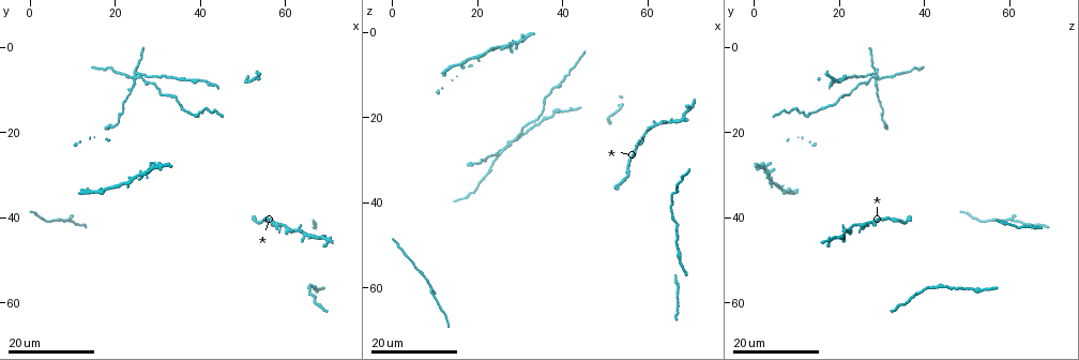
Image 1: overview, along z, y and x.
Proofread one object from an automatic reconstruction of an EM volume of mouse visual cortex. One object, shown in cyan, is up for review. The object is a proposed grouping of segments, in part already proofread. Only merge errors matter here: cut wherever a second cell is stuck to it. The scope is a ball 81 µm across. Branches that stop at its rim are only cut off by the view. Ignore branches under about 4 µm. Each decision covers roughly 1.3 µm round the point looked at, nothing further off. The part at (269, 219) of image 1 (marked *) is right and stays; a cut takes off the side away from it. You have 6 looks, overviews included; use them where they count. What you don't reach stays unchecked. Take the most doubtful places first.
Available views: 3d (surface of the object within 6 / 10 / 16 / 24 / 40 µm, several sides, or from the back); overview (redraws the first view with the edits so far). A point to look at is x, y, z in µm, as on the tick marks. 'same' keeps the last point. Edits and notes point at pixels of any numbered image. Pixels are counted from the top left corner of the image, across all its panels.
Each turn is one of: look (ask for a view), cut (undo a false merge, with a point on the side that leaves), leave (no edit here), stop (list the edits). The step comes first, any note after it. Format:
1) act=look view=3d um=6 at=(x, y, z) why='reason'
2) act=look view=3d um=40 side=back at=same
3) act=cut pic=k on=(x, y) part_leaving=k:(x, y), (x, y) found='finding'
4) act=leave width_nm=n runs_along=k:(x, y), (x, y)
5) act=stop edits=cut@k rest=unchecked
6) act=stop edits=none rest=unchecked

act=look view=3d um=16 at=(24.0, 6.0, 29.0) why='looks like a crossing'

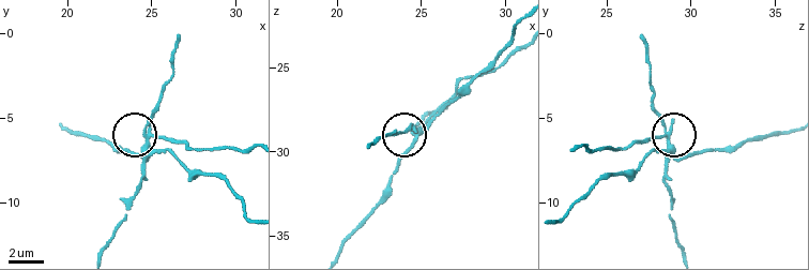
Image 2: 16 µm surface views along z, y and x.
act=look view=3d um=6 at=(24.8, 6.5, 28.8)

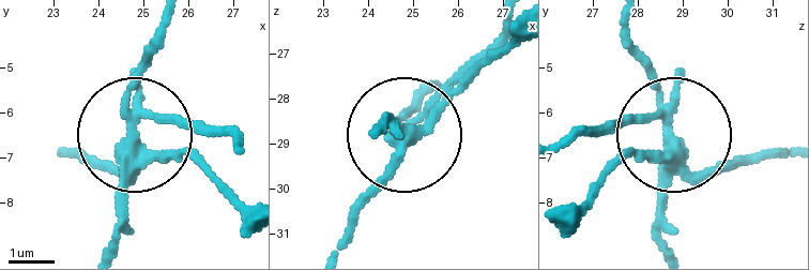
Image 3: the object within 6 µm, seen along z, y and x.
act=cut pic=3 on=(144, 99) side_arm_um=38 arms=5 found='two cells meet here'

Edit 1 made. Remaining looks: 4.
act=look view=overview

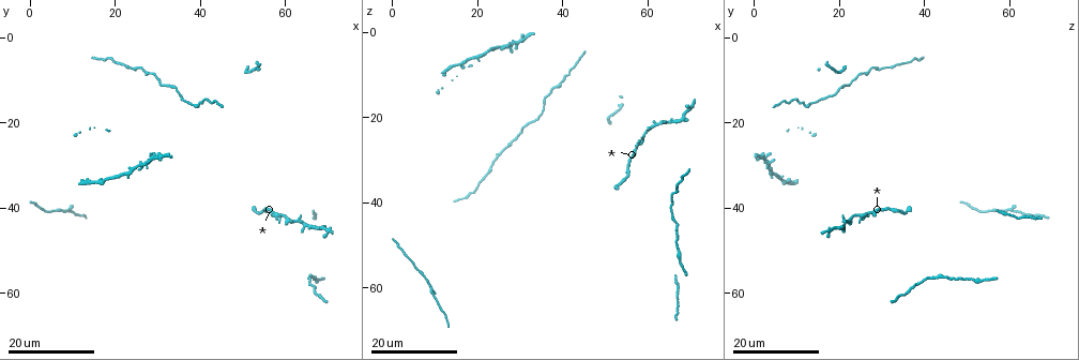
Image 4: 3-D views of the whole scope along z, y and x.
act=look view=3d um=24 at=(66.0, 56.5, 41.0)

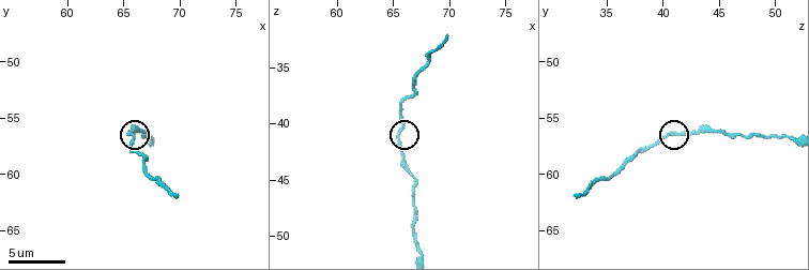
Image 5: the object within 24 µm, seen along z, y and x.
act=look view=3d um=10 at=(65.8, 56.4, 40.6)

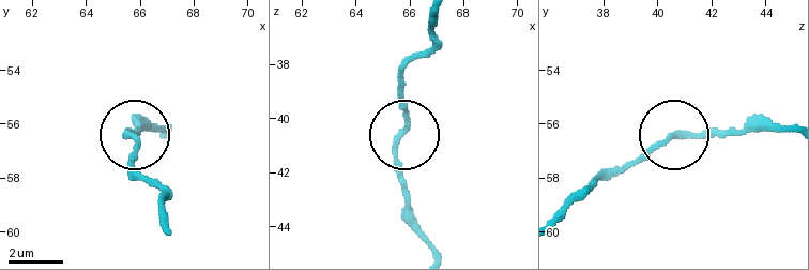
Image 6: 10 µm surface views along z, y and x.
act=look view=3d um=6 at=(65.6, 56.5, 40.6)

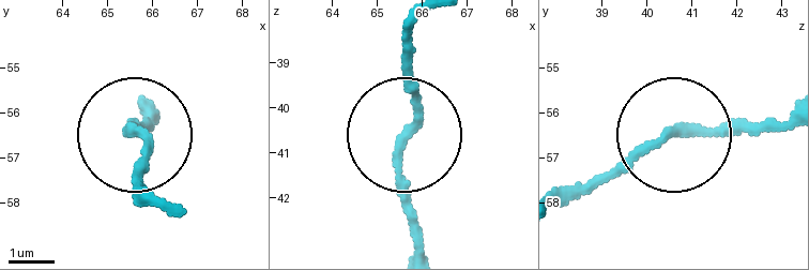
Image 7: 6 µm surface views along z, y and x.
act=leave found='all the same cell'

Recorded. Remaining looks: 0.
act=stop edits=cut@3 rest=unchecked

